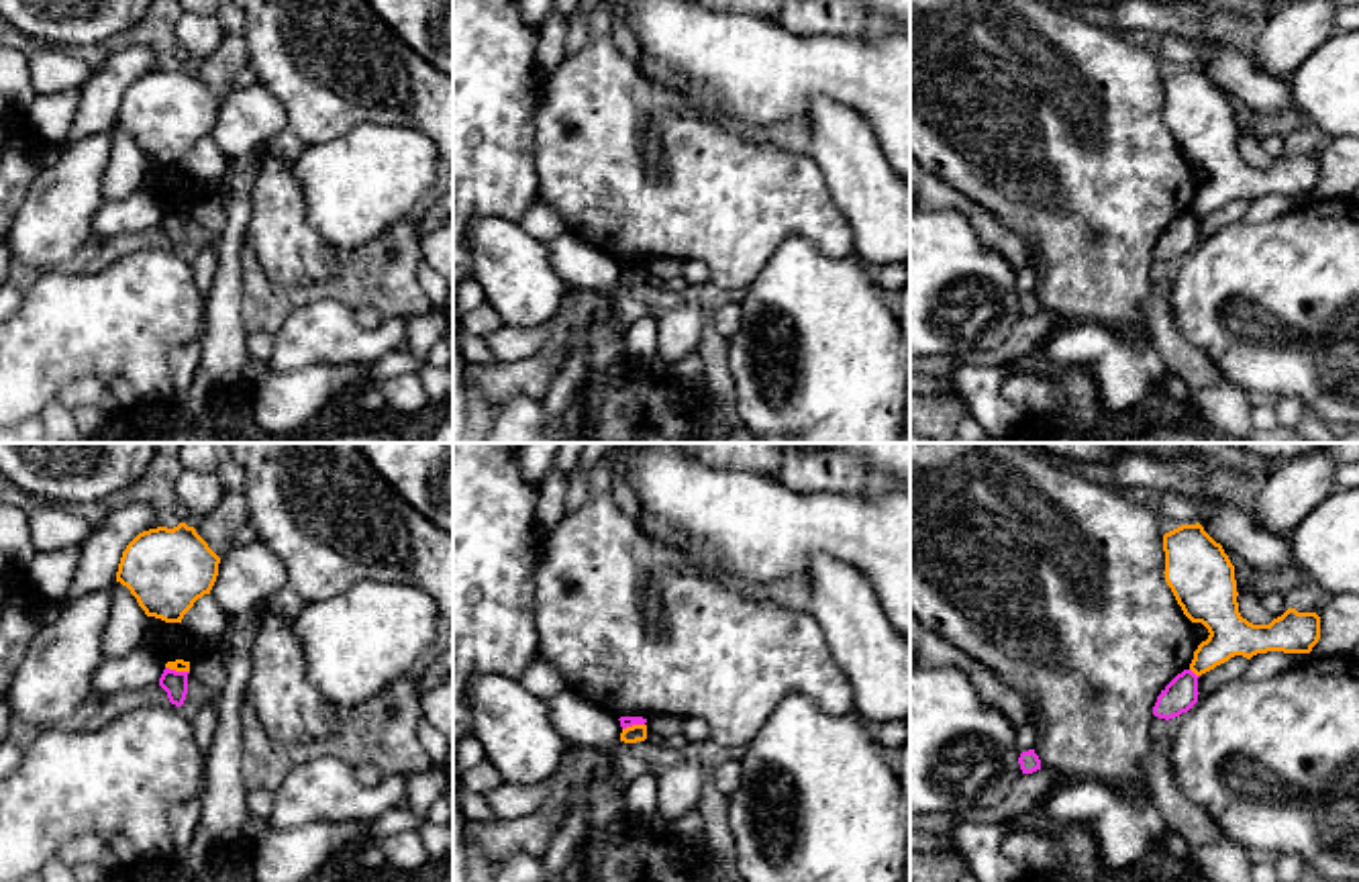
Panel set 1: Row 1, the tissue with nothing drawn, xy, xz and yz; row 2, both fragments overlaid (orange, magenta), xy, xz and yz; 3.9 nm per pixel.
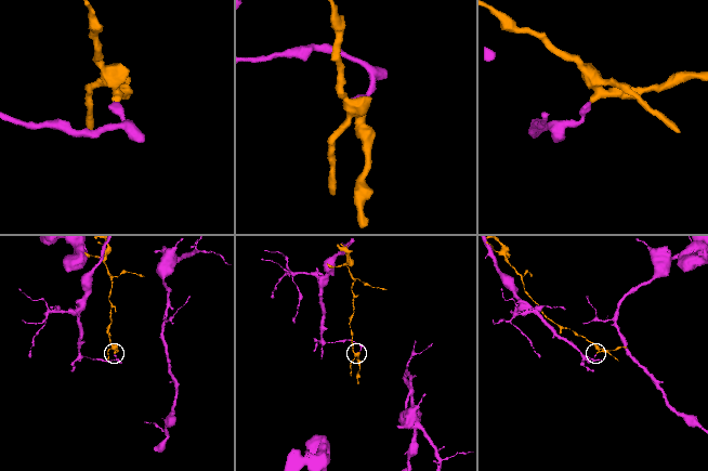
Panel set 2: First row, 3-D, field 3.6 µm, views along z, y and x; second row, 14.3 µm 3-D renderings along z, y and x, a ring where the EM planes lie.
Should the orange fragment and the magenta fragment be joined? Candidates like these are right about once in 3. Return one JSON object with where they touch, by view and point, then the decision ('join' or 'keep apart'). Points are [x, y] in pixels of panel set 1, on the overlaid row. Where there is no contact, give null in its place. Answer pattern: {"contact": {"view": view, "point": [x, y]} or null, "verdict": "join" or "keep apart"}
{"contact": {"view": "yz", "point": [1194, 672]}, "verdict": "keep apart"}

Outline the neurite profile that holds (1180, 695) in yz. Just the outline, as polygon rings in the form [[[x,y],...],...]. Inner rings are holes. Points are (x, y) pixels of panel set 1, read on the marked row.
[[[1192,670],[1177,674],[1157,696],[1153,715],[1169,721],[1188,713],[1198,702],[1198,678]]]

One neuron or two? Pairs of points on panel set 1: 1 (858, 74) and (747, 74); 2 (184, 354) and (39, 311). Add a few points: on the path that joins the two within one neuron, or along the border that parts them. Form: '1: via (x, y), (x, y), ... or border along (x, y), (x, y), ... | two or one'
1: via (831, 74), (774, 74) | one
2: border along (198, 339), (168, 356), (178, 390) | two

